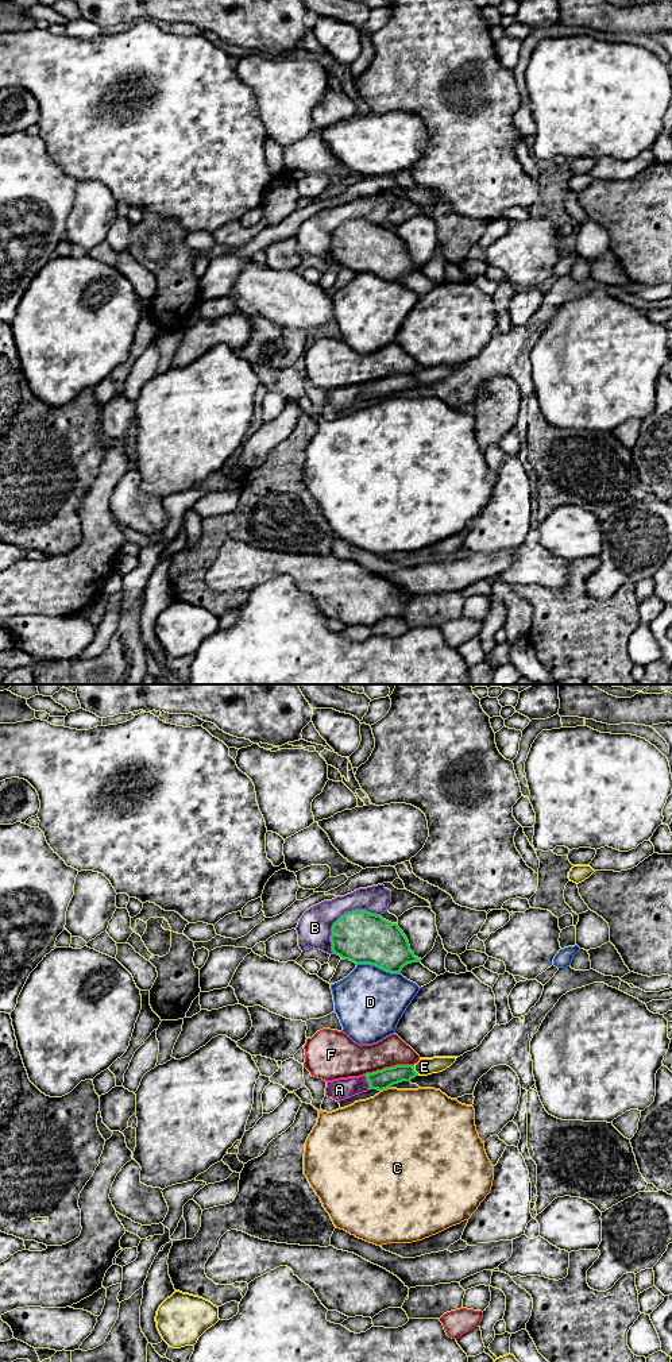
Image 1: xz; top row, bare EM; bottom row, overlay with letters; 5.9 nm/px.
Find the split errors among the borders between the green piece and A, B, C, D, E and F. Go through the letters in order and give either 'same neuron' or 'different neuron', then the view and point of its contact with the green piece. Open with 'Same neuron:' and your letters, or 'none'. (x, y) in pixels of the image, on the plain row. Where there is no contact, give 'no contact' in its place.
Same neuron: A
A: same neuron; contact xz (367, 389)
B: different neuron; contact xz (342, 224)
C: different neuron; contact xz (385, 397)
D: different neuron; contact xz (378, 276)
E: different neuron; contact xz (414, 379)
F: different neuron; contact xz (389, 377)

